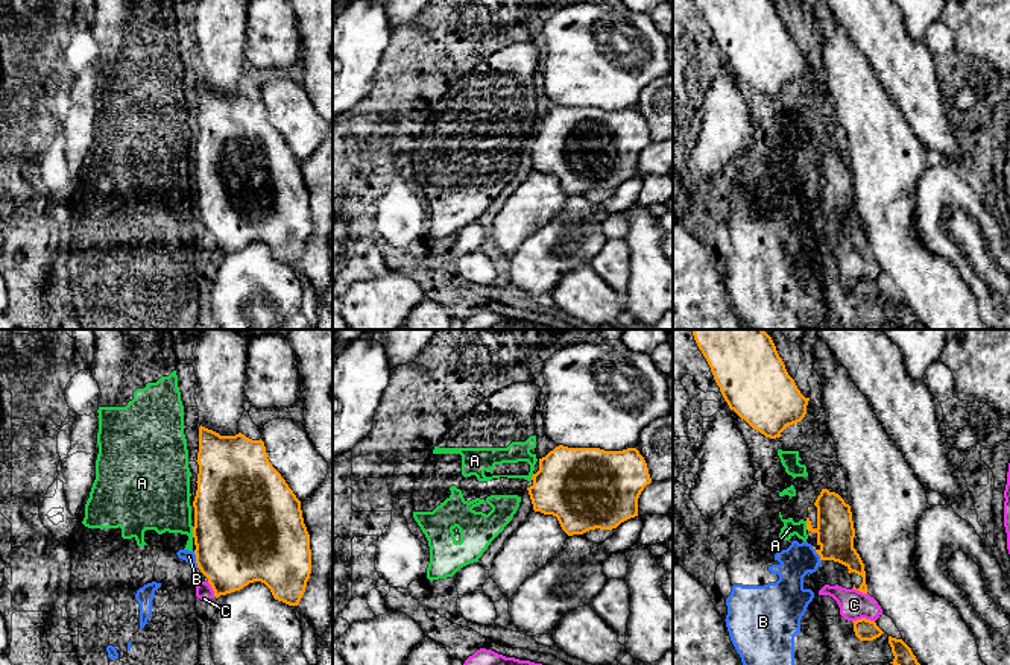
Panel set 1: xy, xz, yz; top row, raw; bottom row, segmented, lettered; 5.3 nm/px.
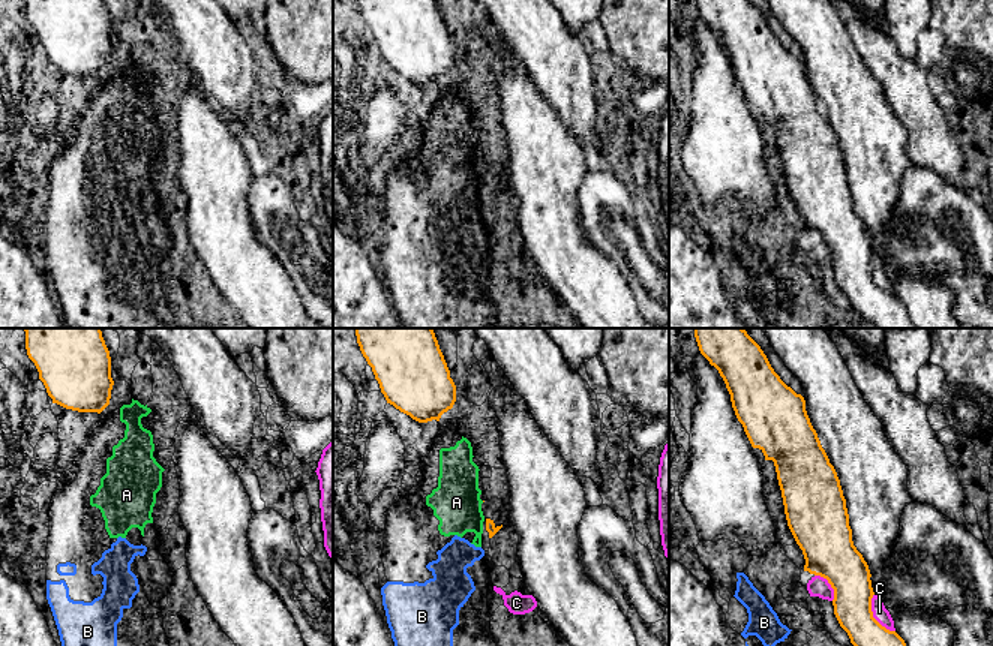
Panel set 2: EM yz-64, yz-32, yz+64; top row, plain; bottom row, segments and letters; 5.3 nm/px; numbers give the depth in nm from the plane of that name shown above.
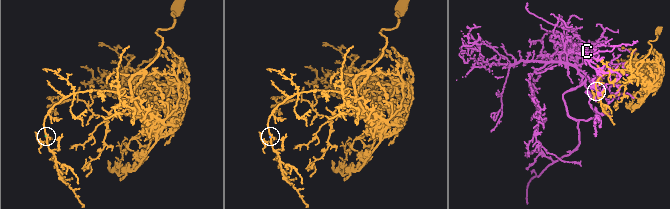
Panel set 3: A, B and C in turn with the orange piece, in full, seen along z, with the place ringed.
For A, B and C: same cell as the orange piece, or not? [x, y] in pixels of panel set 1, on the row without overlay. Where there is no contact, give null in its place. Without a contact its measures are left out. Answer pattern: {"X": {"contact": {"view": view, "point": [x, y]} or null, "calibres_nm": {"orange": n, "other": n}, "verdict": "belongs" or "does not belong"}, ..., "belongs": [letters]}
{"A": {"contact": {"view": "xy", "point": [193, 192]}, "calibres_nm": {"orange": 500, "other": 320}, "verdict": "does not belong"}, "B": {"contact": {"view": "xy", "point": [196, 219]}, "calibres_nm": {"orange": 460, "other": 60}, "verdict": "does not belong"}, "C": {"contact": {"view": "yz", "point": [863, 278]}, "calibres_nm": {"orange": 110, "other": 160}, "verdict": "does not belong"}, "belongs": []}

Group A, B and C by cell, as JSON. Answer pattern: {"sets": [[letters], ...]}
{"sets": [["A", "B"], ["C"]]}

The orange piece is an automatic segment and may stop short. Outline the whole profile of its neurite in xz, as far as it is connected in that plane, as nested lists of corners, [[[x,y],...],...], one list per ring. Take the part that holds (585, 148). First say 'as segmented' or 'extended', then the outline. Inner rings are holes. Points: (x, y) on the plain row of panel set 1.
as segmented; [[[556,106],[539,118],[539,131],[527,147],[533,170],[557,178],[568,194],[612,190],[638,176],[638,158],[652,143],[636,108]]]

